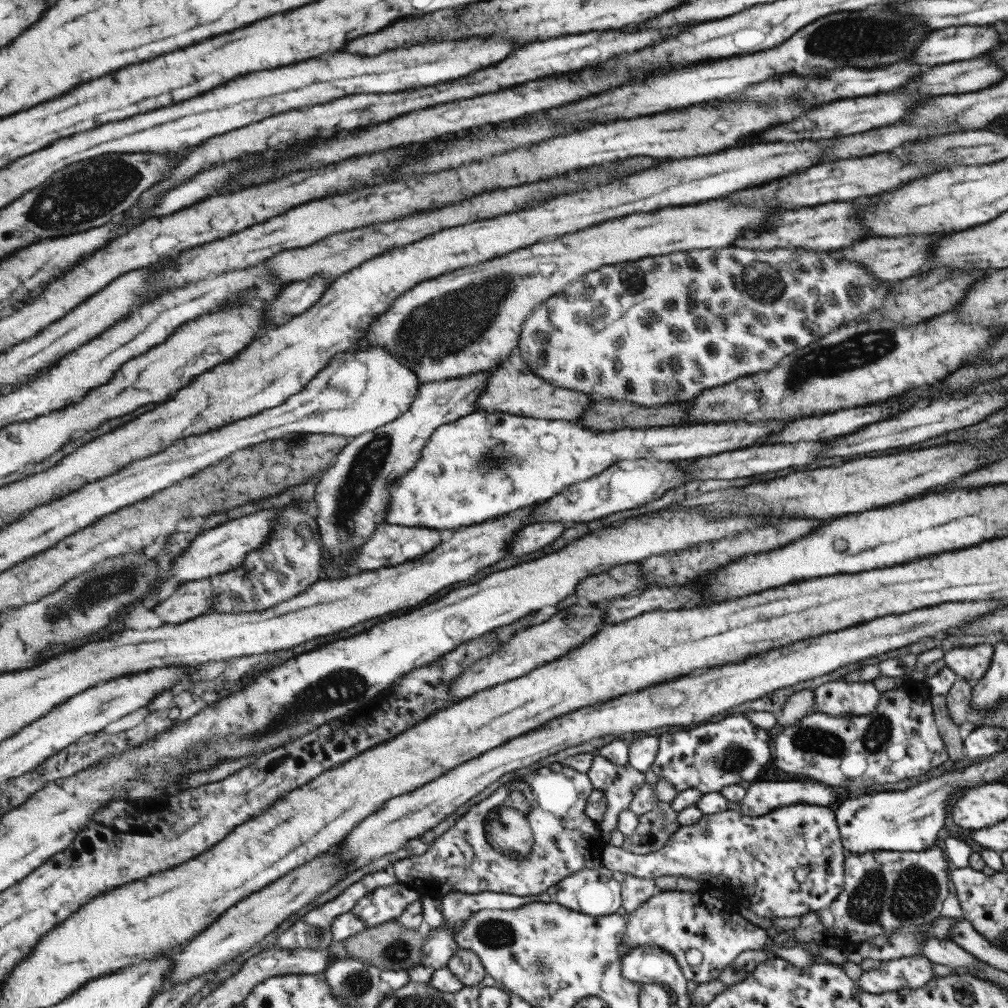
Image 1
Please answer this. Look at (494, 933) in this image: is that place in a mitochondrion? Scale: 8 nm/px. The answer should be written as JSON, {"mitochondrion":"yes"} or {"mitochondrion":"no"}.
{"mitochondrion":"yes"}

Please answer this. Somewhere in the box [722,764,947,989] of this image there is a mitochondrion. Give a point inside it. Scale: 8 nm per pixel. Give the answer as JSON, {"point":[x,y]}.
{"point":[910,894]}

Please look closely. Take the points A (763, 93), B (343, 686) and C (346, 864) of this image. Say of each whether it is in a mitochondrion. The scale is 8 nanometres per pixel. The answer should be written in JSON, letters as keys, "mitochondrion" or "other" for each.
{"A":"mitochondrion","B":"mitochondrion","C":"other"}

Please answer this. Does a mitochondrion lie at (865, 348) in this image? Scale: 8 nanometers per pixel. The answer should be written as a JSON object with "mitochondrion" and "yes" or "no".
{"mitochondrion":"yes"}

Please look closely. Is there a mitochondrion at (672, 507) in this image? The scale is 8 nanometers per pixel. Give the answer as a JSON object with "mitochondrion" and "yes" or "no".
{"mitochondrion":"no"}

